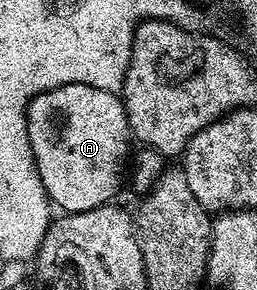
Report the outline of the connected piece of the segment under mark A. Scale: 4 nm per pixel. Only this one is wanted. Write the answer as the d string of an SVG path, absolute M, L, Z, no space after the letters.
M80 83L61 85L52 91L42 91L40 95L33 96L30 105L27 107L27 132L29 133L31 148L35 150L37 162L43 173L43 184L47 190L47 197L58 210L60 207L60 212L70 213L73 211L88 211L89 209L108 206L108 204L114 200L111 198L118 193L119 182L121 182L122 179L124 182L125 179L125 167L123 171L123 162L127 159L127 139L129 140L127 114L123 108L122 98L120 98L116 92L97 89L93 85L81 85Z

